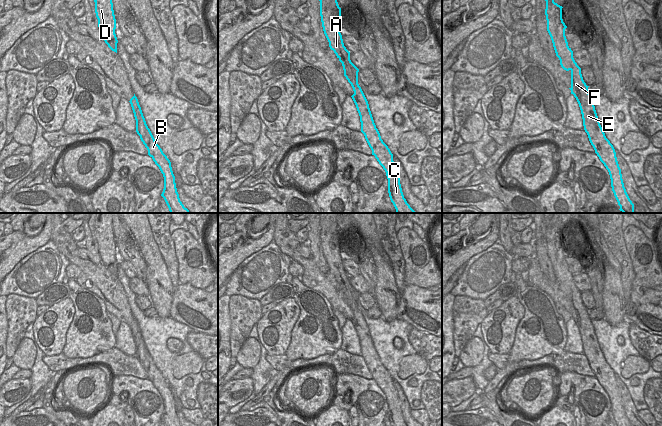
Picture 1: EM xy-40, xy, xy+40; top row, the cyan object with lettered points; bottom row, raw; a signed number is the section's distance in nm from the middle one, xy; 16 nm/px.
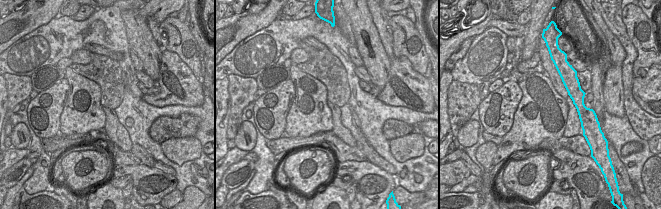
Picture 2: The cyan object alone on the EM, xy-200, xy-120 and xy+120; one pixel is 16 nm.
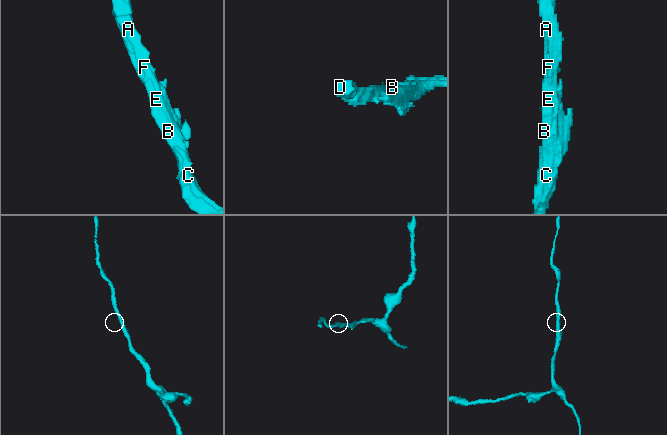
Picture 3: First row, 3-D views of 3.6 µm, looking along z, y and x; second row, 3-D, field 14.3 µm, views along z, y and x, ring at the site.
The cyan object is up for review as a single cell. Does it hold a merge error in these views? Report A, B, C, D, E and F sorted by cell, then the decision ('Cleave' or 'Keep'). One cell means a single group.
Groups: A B C D E F. Keep

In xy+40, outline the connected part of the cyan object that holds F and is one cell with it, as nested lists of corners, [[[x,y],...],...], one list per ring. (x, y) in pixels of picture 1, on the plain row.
[[[559,213],[543,214],[544,224],[546,225],[547,255],[551,261],[556,280],[560,284],[561,291],[566,295],[571,295],[571,311],[569,313],[579,328],[584,354],[595,377],[609,396],[612,415],[617,426],[632,426],[624,411],[615,373],[605,360],[588,315],[589,310],[584,306],[581,292],[575,286],[573,275],[568,270],[565,260],[567,250],[562,243],[563,231],[554,226]]]

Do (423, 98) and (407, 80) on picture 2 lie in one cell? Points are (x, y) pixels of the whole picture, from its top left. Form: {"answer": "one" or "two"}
{"answer": "one"}

